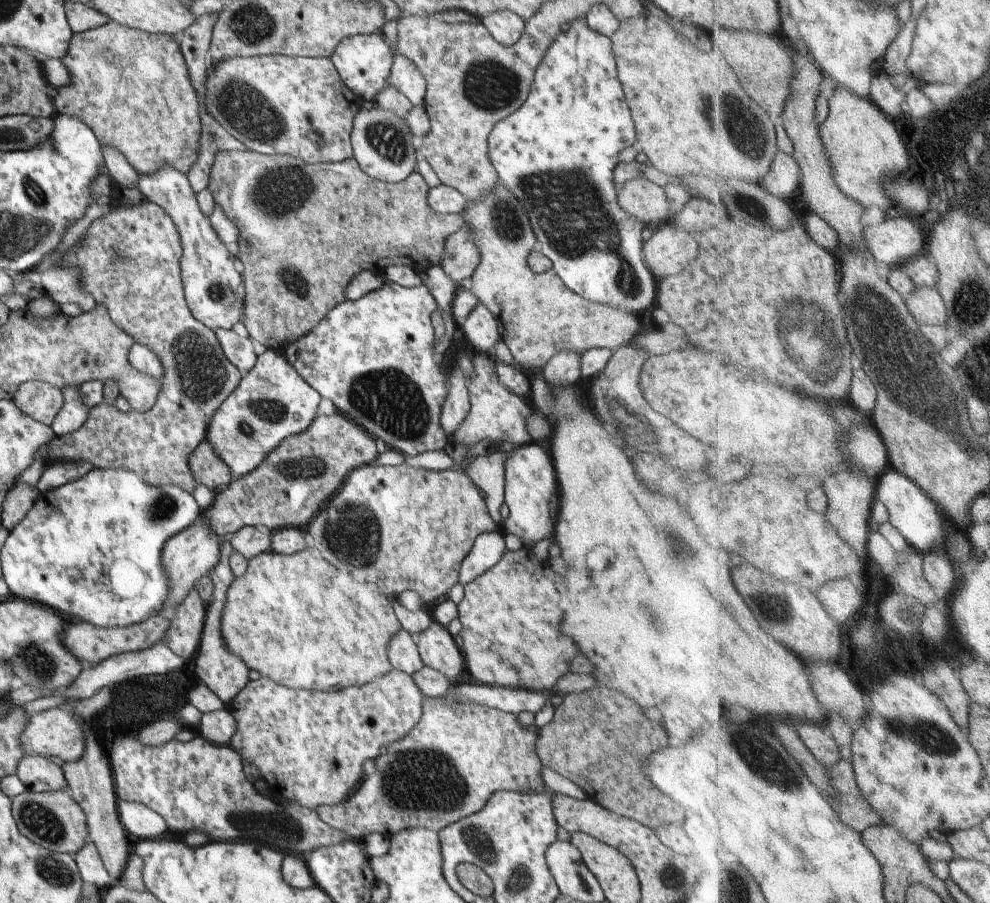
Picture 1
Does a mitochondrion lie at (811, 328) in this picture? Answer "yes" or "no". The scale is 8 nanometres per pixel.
yes

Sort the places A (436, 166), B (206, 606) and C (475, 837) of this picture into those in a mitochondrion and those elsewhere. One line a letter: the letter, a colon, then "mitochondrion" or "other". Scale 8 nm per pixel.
A: other
B: other
C: mitochondrion

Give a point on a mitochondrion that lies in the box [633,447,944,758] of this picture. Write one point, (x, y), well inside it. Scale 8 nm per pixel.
(775, 606)

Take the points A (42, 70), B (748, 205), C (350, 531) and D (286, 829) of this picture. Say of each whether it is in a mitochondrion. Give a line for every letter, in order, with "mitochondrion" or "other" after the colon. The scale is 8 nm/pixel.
A: other
B: mitochondrion
C: mitochondrion
D: mitochondrion

